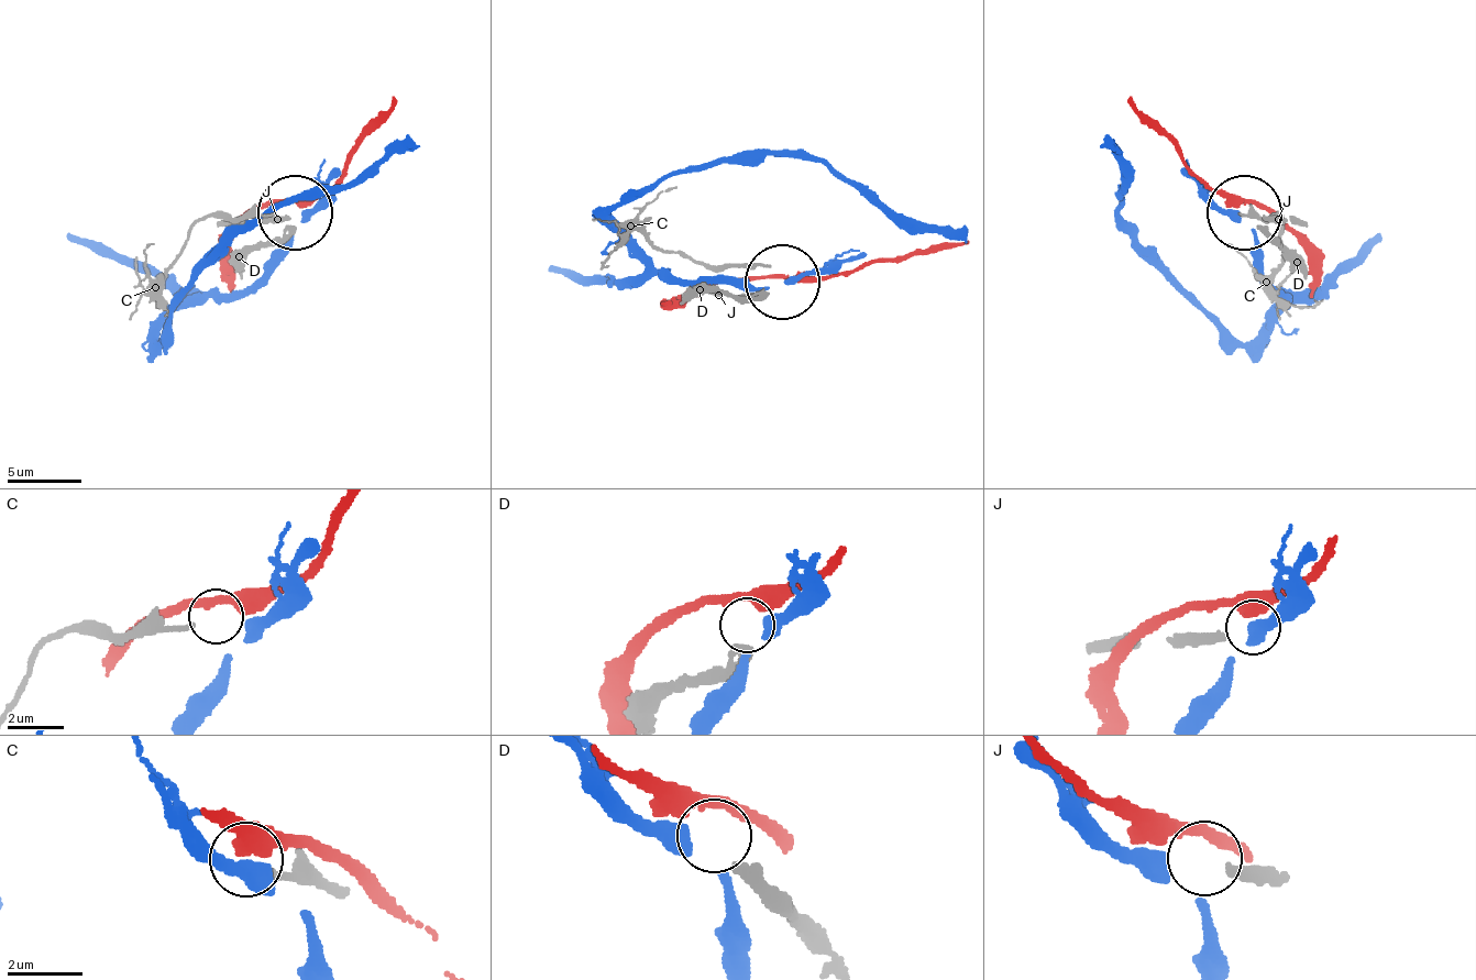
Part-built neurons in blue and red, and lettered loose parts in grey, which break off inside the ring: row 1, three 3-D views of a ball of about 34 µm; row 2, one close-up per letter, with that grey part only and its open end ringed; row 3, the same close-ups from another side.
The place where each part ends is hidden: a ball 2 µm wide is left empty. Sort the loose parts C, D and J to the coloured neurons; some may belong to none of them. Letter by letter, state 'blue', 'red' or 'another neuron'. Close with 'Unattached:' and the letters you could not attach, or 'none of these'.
C: another neuron
D: blue
J: another neuron
Unattached: C, J

